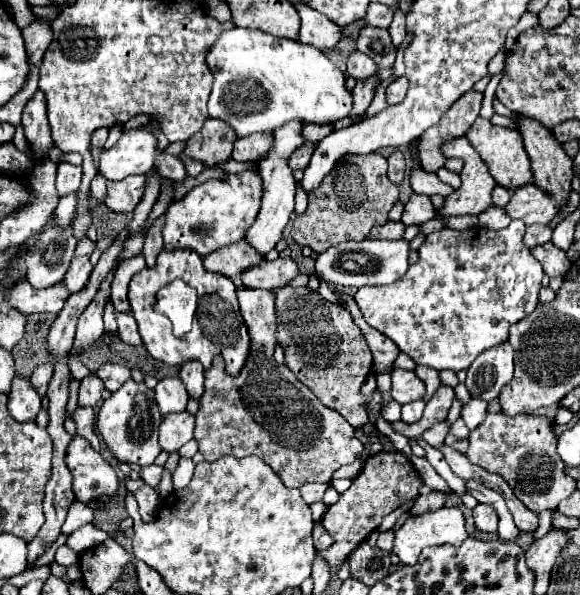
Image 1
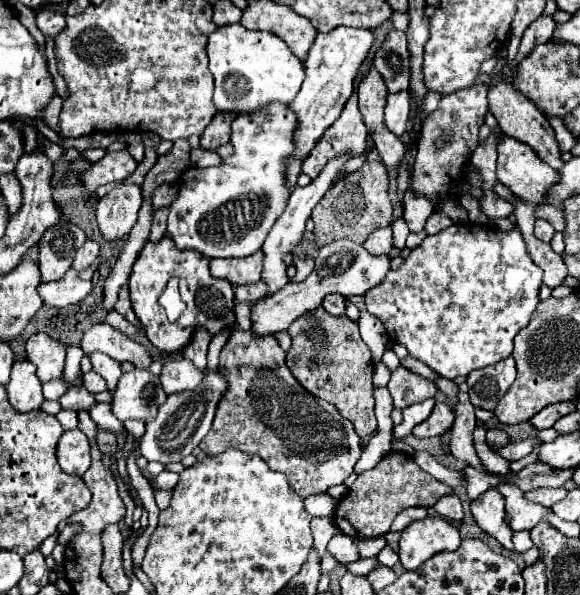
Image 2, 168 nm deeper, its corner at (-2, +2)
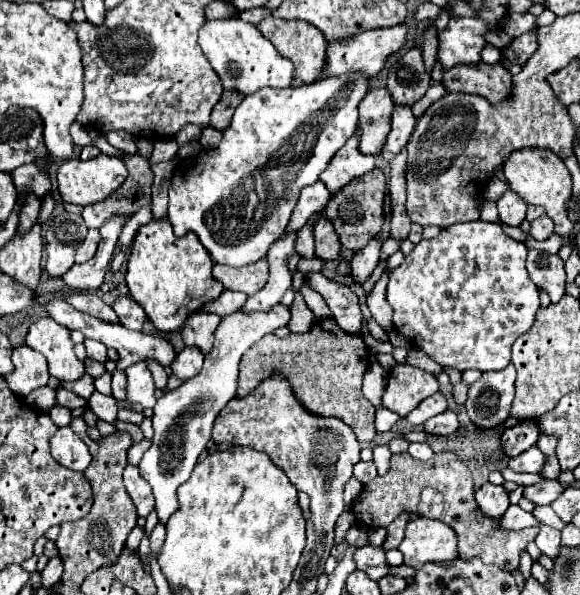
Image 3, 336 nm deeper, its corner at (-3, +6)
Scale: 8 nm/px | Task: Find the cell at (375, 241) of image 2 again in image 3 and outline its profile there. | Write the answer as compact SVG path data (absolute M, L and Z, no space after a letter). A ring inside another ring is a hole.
M373 237L363 249L355 251L355 257L351 261L351 267L353 267L353 273L359 281L367 279L375 265L379 263L379 257L381 257L381 239L379 237Z

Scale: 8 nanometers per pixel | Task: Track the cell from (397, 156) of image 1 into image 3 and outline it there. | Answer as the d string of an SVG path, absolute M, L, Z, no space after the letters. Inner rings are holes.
M369 89L367 97L359 103L359 127L361 127L361 153L379 155L383 145L387 143L387 133L391 131L391 111L393 111L393 97L387 89Z

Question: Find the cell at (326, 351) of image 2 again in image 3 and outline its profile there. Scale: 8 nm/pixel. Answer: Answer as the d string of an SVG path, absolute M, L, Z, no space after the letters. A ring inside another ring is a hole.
M331 317L319 319L305 333L289 333L283 339L267 334L259 343L255 343L241 357L237 397L251 393L267 375L273 373L273 369L277 369L291 381L295 397L301 405L317 415L341 417L355 431L357 439L367 443L377 435L375 407L361 393L361 381L369 363L369 347L361 335L343 331Z

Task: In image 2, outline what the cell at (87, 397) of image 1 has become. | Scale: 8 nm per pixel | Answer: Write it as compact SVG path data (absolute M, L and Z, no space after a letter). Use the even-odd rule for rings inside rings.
M86 387L68 389L60 397L60 407L62 409L70 409L70 411L82 411L82 409L86 409L88 411L92 405L94 405L94 395Z

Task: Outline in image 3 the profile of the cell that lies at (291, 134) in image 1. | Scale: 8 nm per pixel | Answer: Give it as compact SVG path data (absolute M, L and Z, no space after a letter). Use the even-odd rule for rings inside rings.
M395 25L395 27L385 27L385 29L371 29L367 33L357 33L355 37L347 37L347 41L329 43L323 73L319 75L317 81L323 81L327 77L351 75L355 71L363 73L365 77L375 77L383 69L387 57L393 51L401 49L401 45L405 43L405 35L407 35L407 27L405 25Z

